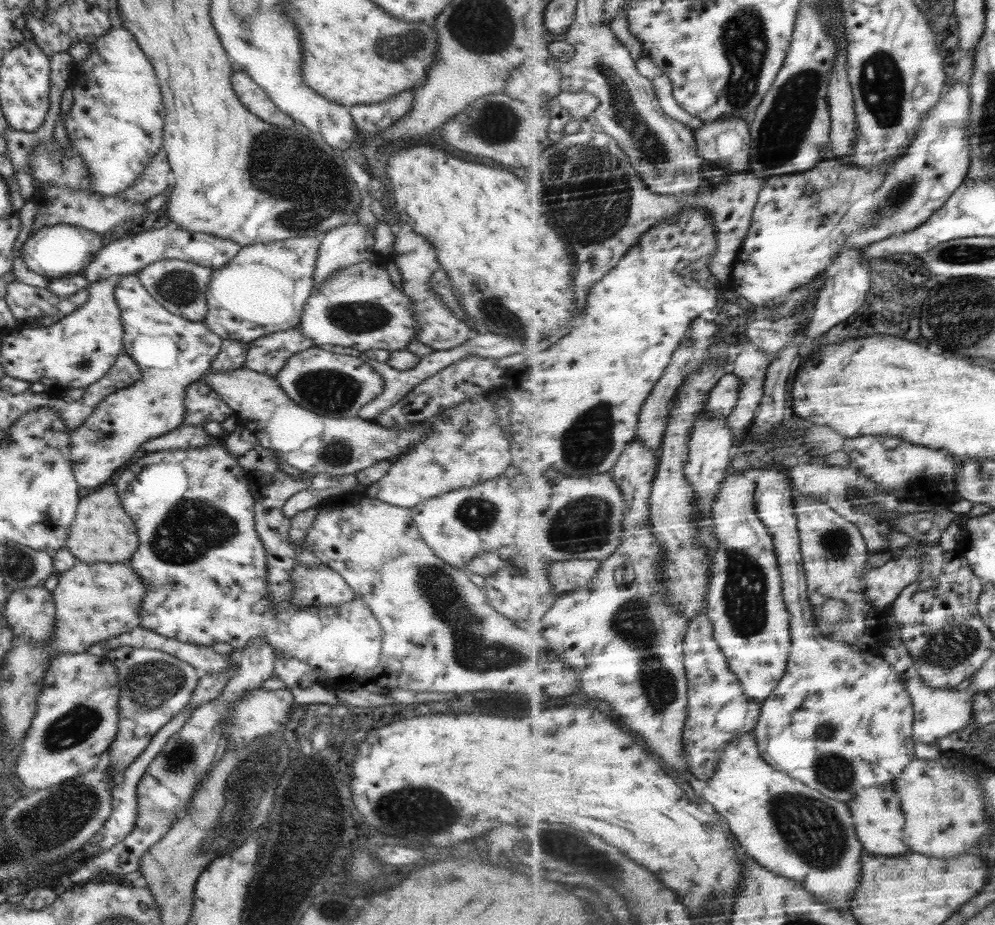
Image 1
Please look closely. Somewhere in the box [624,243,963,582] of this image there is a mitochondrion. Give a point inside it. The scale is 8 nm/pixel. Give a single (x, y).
(836, 544)

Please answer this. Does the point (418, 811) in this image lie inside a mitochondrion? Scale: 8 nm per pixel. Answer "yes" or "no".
yes

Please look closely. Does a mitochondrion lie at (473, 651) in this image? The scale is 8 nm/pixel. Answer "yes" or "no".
yes

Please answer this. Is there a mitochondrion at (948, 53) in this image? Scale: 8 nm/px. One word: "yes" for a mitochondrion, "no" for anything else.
no

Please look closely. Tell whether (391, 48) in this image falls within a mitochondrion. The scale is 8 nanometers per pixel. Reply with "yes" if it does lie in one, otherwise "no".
yes

